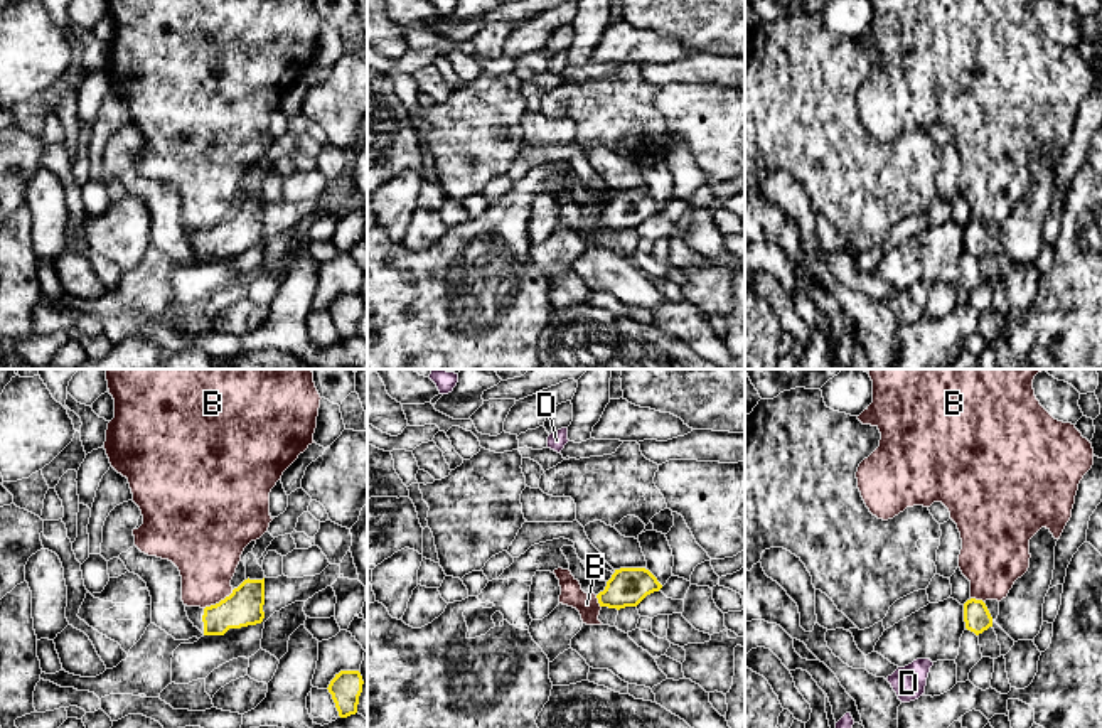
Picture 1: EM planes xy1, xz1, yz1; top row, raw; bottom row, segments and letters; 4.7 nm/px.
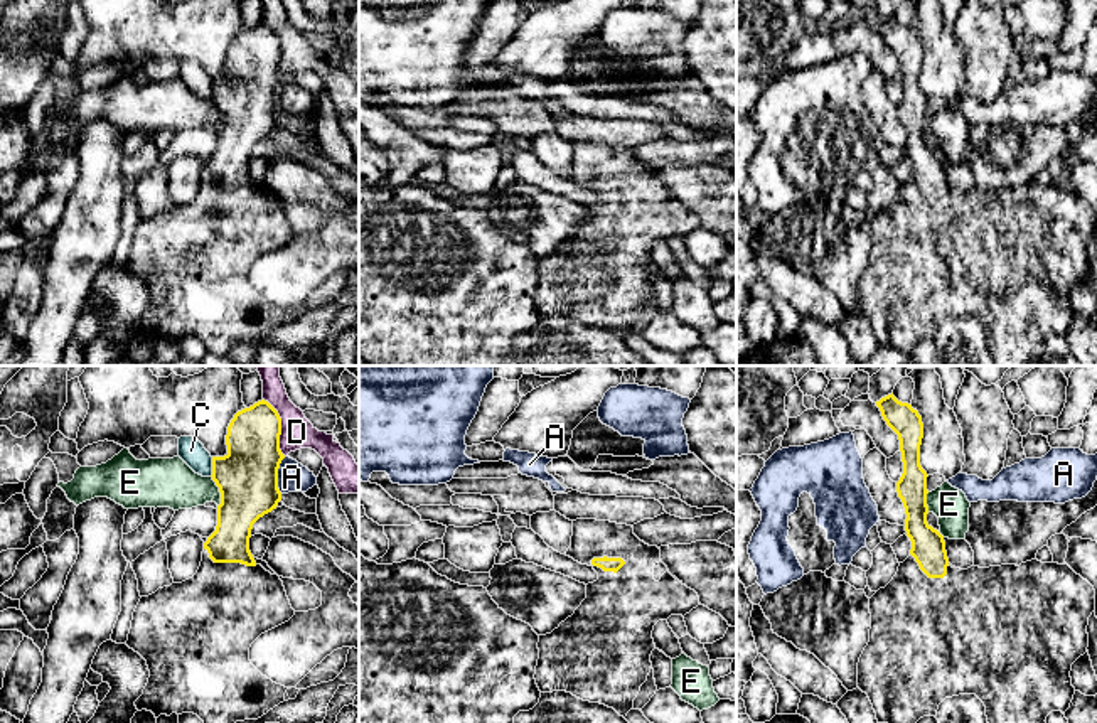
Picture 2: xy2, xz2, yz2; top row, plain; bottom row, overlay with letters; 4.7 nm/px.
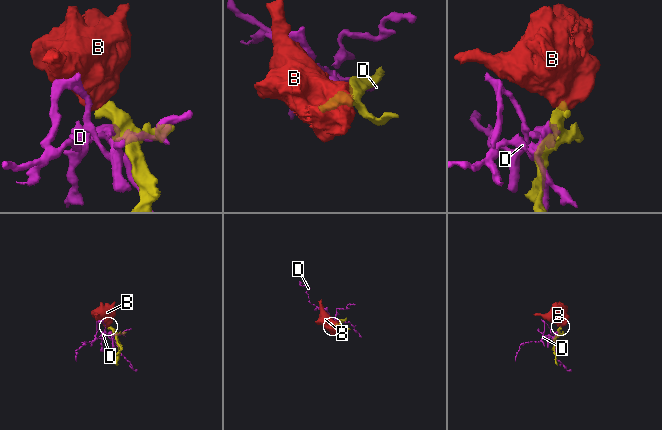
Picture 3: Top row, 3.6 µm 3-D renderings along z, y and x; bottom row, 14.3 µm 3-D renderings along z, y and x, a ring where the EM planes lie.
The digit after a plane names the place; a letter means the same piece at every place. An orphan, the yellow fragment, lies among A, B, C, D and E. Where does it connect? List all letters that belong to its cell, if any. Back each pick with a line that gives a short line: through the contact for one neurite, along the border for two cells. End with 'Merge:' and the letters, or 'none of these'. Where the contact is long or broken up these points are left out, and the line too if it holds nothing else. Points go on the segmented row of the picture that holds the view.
Merge: none of these

